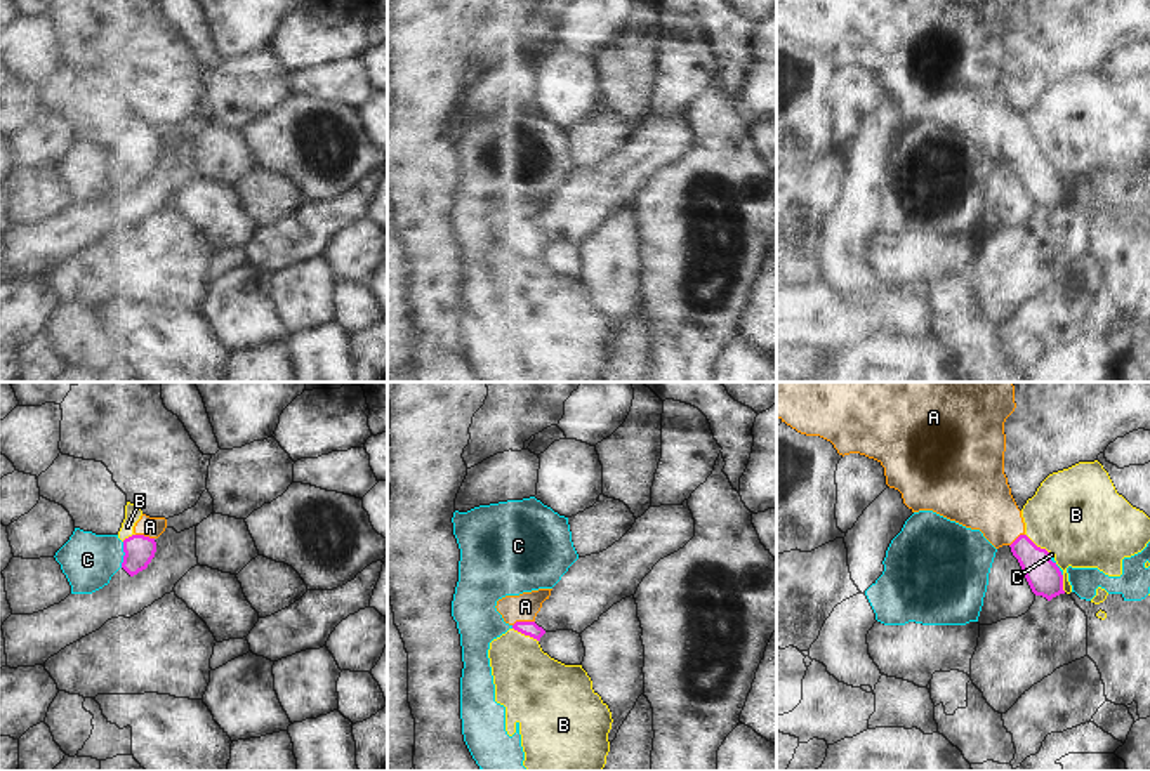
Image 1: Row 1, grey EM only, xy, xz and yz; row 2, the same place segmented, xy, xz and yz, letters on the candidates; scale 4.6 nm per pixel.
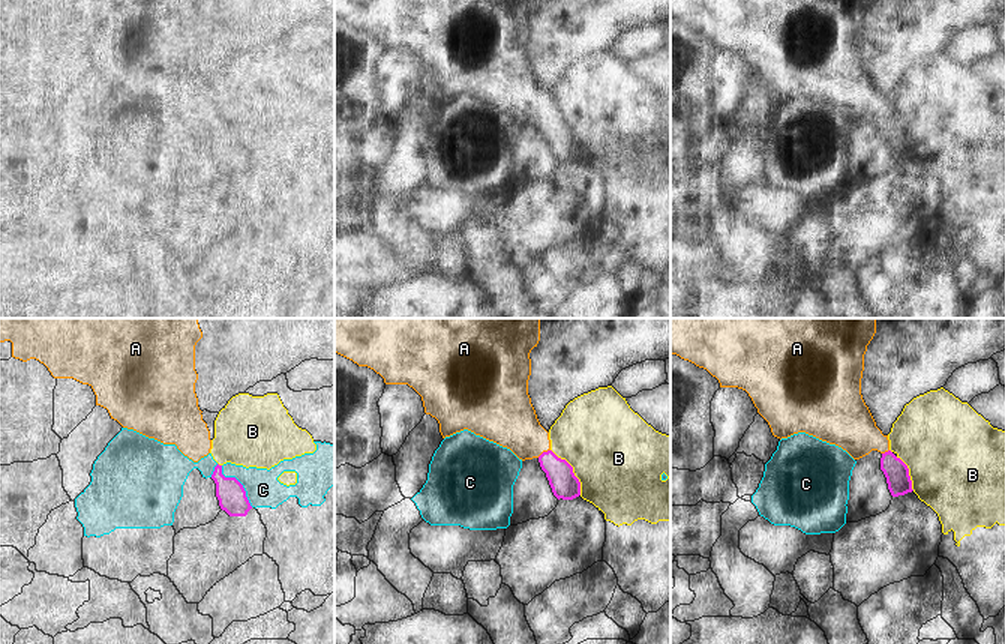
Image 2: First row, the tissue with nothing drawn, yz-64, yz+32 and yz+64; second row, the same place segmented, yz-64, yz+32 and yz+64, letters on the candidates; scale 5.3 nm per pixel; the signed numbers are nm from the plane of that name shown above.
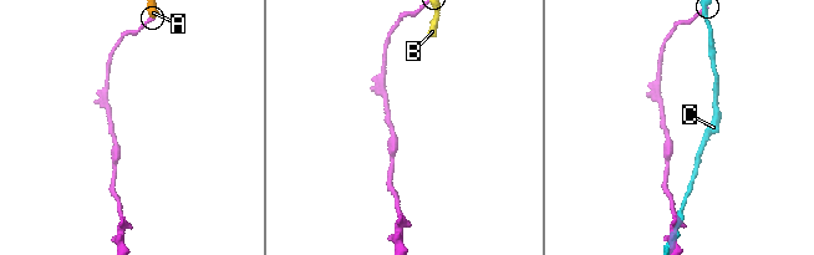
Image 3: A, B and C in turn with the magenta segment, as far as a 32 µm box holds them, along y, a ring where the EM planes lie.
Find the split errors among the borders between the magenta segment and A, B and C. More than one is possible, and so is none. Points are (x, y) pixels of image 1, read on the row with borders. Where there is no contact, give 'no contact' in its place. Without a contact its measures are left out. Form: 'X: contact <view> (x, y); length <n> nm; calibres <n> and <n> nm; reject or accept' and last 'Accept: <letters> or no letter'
A: contact xz (523, 622); length 110 nm; calibres 70 and 130 nm; accept
B: contact yz (1039, 547); length 160 nm; calibres 160 and 420 nm; reject
C: contact xy (125, 554); length 120 nm; calibres 140 and 260 nm; reject
Accept: A

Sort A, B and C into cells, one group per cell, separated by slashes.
A / B / C

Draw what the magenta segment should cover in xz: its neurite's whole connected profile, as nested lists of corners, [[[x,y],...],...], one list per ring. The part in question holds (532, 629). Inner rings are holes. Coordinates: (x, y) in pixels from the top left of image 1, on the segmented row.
[[[539,589],[519,596],[506,596],[497,601],[495,608],[514,630],[540,641],[545,630],[535,623],[535,616],[542,603],[549,599],[551,590],[552,589]]]

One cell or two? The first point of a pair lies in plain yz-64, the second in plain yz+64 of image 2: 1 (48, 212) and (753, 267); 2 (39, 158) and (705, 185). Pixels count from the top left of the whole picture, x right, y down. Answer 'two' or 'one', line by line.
1: one
2: two

